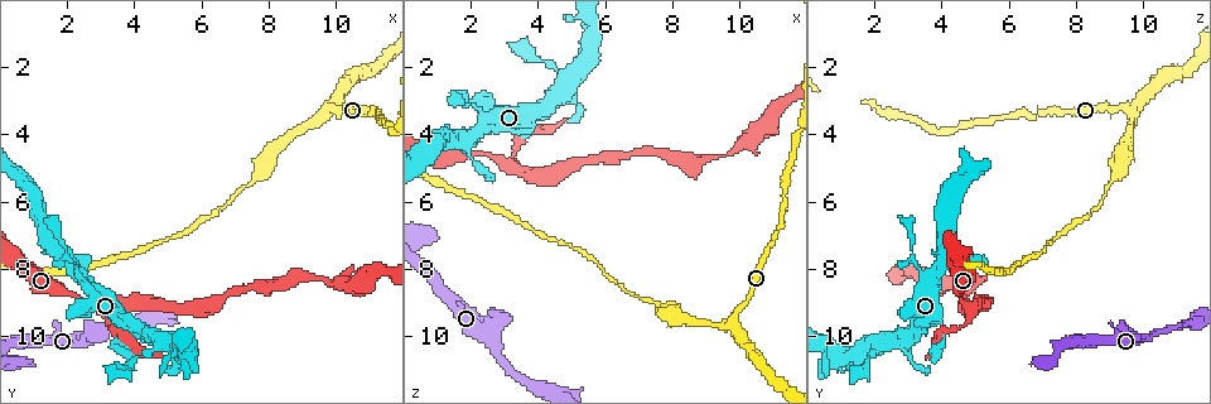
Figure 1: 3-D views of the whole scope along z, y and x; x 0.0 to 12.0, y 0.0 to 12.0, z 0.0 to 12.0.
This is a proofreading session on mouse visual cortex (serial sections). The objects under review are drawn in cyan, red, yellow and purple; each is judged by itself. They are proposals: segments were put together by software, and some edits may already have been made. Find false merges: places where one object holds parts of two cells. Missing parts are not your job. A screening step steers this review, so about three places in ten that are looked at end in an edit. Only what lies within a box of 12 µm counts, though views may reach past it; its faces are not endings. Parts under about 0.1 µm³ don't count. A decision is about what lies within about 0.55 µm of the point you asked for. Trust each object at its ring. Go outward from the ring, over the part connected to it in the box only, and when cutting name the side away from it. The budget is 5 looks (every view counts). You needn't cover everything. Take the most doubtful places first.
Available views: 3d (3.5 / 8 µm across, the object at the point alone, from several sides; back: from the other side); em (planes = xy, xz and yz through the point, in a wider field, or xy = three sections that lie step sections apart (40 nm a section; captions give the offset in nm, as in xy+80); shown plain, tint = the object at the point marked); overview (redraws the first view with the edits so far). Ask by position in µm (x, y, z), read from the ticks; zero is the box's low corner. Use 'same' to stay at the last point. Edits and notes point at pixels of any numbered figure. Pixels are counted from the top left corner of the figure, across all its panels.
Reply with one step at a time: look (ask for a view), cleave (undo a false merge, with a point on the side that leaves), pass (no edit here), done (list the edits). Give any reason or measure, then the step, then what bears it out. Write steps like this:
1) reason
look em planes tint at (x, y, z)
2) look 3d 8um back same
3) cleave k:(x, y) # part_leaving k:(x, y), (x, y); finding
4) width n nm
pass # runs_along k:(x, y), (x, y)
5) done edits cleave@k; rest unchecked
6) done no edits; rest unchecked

sharp bend
look em xy step 5 tint at (2.8, 9.9, 9.6)

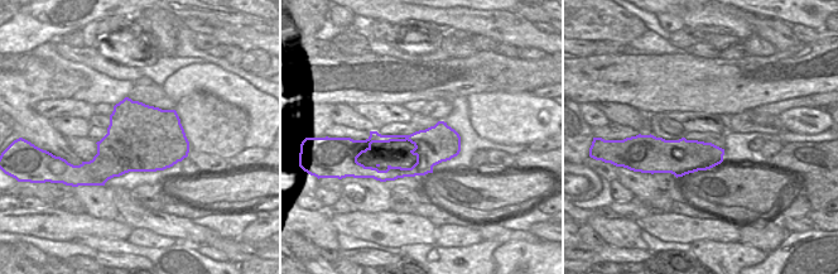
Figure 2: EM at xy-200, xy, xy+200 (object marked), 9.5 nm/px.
look 3d 3.5um same

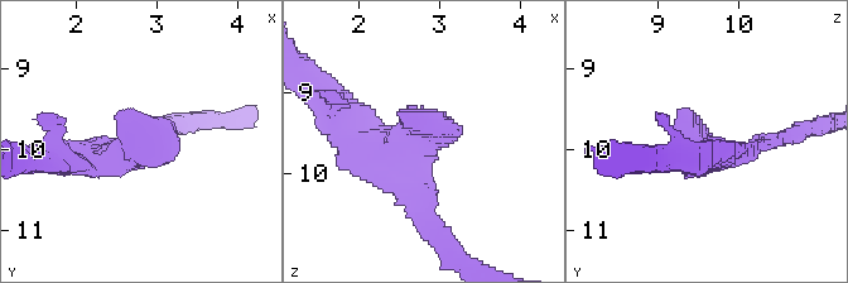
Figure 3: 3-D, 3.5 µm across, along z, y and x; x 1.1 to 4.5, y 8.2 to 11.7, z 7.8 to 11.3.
pass # runs_along 3:(72, 158), (141, 153), (115, 115); all the same cell

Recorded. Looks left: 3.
thin arm on a thick one
look 3d 3.5um back at (3.2, 9.2, 4.9)

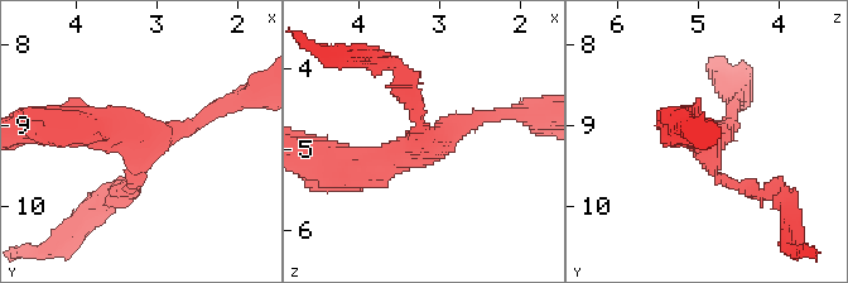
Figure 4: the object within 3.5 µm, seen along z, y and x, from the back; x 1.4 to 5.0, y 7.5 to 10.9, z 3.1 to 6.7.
arms 3; arm_widths 150, 200, 400 nm
look em xy step 5 tint at (3.20, 9.20, 4.95)

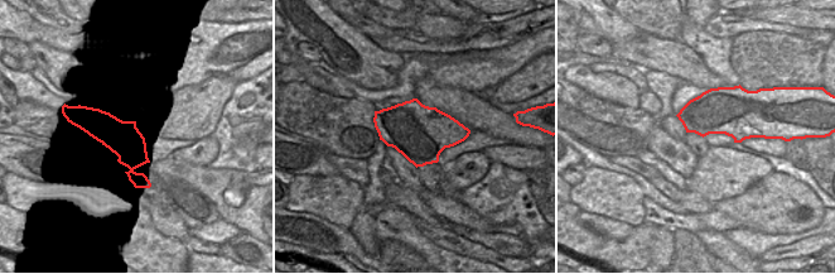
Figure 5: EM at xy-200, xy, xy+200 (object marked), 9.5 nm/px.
cut it another way
look em xy step 2 tint same

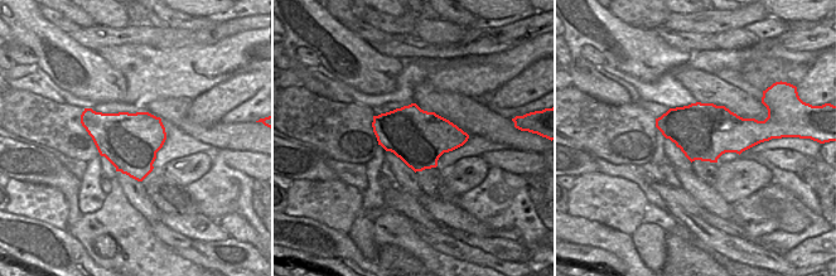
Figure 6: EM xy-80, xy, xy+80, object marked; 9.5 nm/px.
pass # runs_along 4:(494, 115), (385, 167), (347, 167); continuous, no second cell

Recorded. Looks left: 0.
done no edits; rest unchecked

